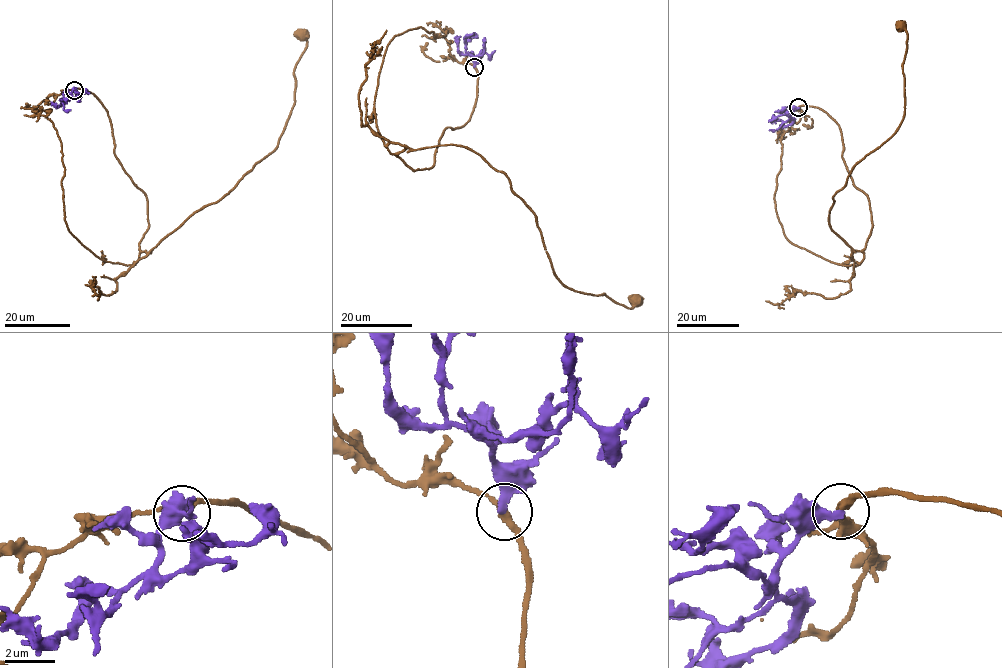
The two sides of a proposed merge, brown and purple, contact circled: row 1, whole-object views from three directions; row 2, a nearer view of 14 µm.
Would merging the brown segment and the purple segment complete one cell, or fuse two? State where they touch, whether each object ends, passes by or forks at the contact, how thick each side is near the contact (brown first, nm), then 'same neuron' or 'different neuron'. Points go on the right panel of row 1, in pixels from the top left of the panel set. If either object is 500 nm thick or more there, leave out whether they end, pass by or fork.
at (798, 107); brown passes by; purple ends there; 240 nm thick on the brown side, 280 nm on the other; same neuron

